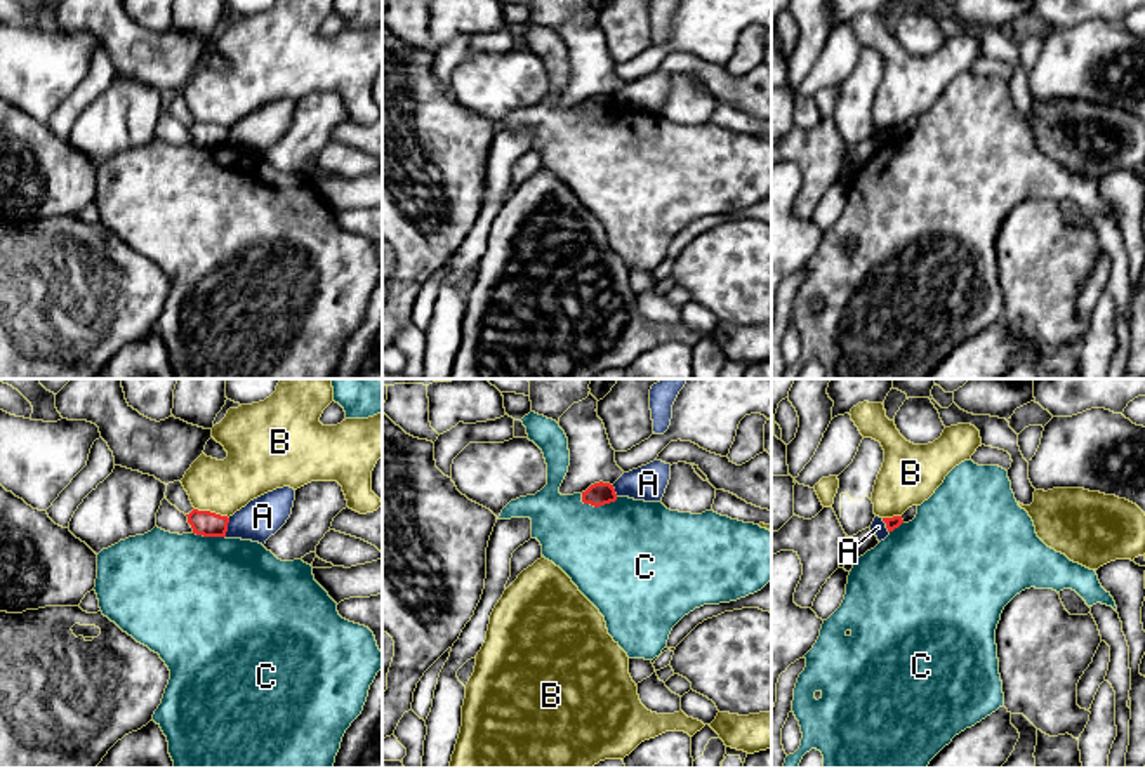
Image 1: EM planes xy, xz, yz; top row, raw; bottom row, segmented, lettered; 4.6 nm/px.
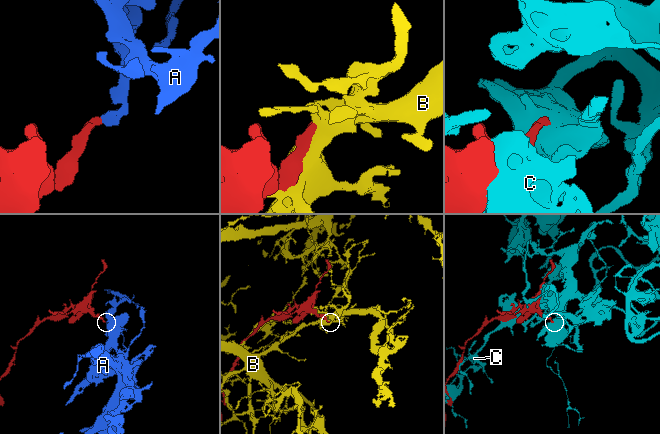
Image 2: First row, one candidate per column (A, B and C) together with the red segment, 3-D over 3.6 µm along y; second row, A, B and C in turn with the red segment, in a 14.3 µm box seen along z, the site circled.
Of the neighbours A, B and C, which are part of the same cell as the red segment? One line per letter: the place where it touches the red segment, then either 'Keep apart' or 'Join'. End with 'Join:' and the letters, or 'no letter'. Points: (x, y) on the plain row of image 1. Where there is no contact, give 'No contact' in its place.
A: Touches red at xy (226, 138). Keep apart
B: Touches red at xy (212, 124). Keep apart
C: Touches red at xz (596, 117). Keep apart
Join: no letter

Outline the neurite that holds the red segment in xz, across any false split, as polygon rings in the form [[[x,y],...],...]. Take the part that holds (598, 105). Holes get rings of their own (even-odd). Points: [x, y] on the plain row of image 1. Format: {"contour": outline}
{"contour": [[[594,94],[586,103],[582,103],[582,113],[591,115],[594,118],[610,115],[617,111],[617,104],[613,96],[610,94]]]}

